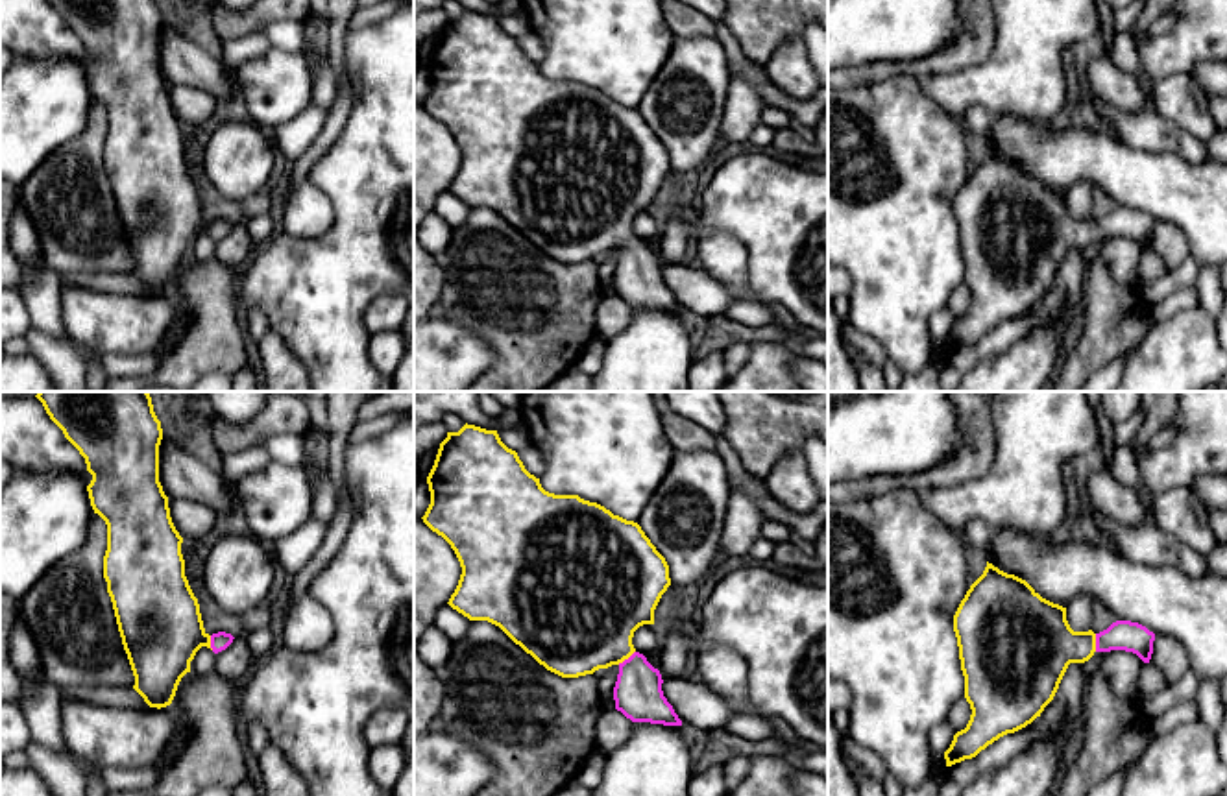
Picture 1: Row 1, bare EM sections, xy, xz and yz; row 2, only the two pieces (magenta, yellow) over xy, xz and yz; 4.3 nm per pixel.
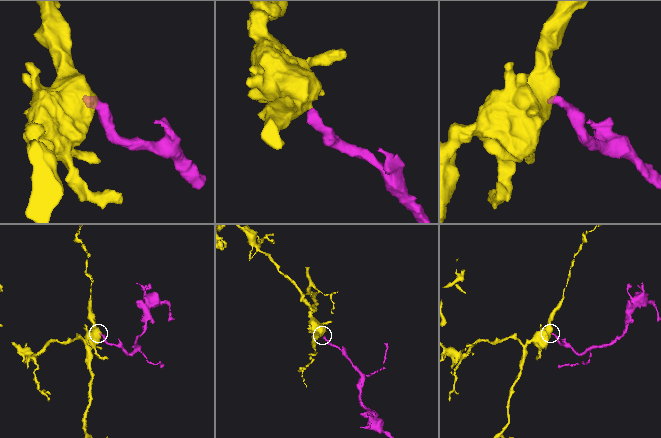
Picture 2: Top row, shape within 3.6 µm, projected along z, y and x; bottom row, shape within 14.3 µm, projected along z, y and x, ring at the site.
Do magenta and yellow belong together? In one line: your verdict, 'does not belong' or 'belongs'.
belongs

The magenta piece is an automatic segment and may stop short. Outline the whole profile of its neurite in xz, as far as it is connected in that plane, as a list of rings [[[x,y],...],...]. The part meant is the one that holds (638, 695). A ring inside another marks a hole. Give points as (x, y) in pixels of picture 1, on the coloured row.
[[[468,423],[458,432],[447,432],[440,443],[427,484],[431,504],[421,519],[451,545],[462,567],[458,585],[447,602],[453,609],[469,621],[499,626],[540,665],[562,678],[578,678],[617,665],[614,687],[617,711],[632,722],[682,726],[663,696],[660,670],[632,645],[639,626],[654,624],[654,609],[671,585],[665,558],[638,523],[578,495],[545,491],[540,478],[525,469],[517,452],[501,441],[497,430]]]

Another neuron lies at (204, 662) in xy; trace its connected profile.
[[[201,646],[194,659],[190,661],[190,672],[198,676],[213,674],[214,670],[214,652],[207,646]]]

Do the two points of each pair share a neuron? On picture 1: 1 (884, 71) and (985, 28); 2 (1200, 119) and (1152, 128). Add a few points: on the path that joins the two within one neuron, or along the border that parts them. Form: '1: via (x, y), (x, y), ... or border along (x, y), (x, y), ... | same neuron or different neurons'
1: via (910, 69), (934, 65), (959, 54) | same neuron
2: border along (1152, 109), (1203, 143) | different neurons

